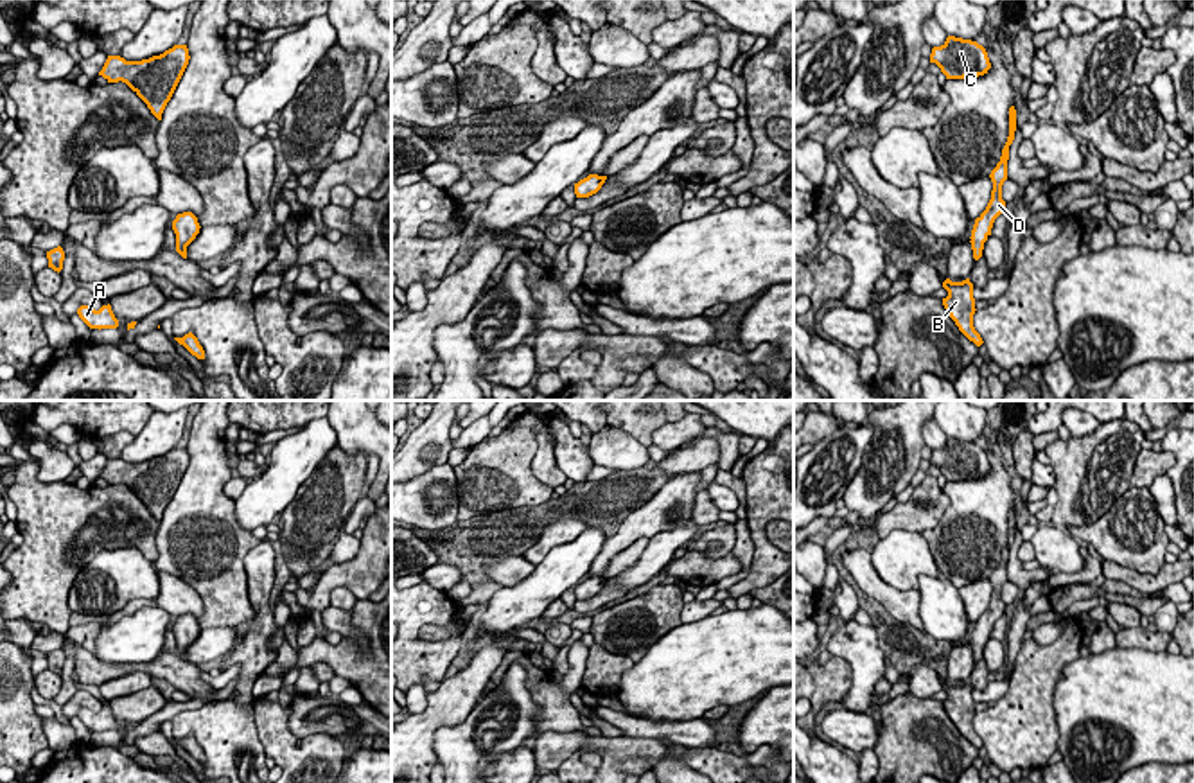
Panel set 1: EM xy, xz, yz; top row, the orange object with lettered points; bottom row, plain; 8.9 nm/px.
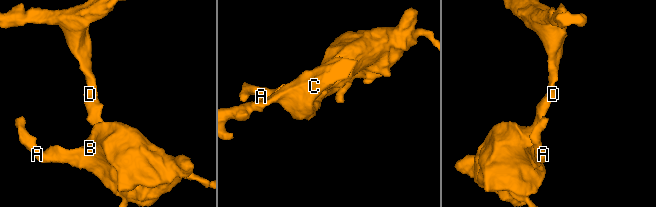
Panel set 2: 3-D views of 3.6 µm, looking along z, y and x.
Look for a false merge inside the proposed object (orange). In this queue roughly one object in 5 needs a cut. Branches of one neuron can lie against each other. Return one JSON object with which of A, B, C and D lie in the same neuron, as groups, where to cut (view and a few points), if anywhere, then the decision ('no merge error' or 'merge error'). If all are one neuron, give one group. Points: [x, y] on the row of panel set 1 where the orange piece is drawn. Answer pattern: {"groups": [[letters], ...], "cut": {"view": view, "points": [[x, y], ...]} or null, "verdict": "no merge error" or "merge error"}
{"groups": [["A", "B", "C", "D"]], "cut": null, "verdict": "no merge error"}

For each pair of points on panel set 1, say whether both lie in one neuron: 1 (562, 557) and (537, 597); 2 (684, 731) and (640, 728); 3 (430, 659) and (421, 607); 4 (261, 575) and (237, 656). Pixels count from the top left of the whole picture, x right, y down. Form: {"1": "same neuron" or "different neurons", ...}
{"1": "same neuron", "2": "same neuron", "3": "same neuron", "4": "same neuron"}

